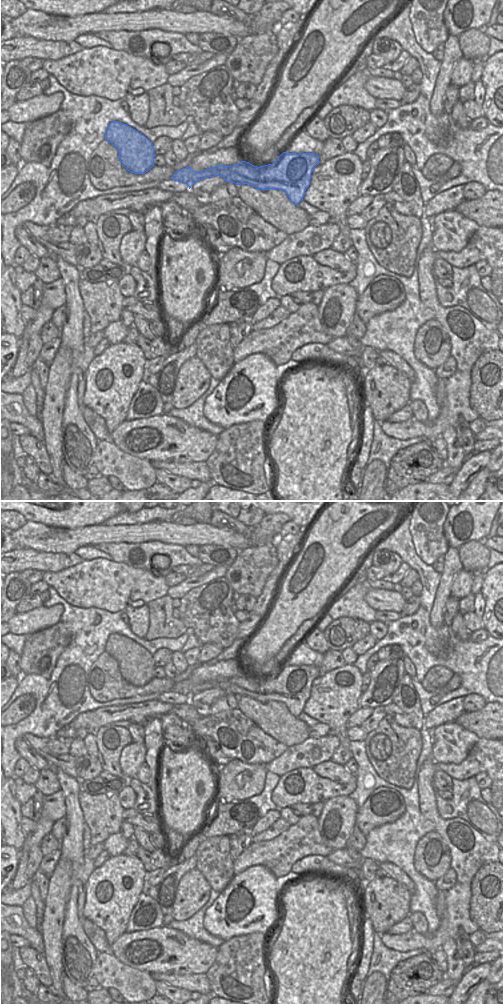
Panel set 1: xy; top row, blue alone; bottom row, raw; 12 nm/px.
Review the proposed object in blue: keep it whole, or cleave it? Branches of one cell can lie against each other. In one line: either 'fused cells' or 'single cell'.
single cell

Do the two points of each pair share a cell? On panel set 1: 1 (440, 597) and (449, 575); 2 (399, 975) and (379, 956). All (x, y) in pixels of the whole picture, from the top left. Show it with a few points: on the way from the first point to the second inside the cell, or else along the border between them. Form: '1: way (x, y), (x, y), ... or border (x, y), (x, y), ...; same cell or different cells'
1: way (443, 592), (446, 580); same cell
2: border (413, 956), (401, 960), (391, 971), (387, 991); different cells

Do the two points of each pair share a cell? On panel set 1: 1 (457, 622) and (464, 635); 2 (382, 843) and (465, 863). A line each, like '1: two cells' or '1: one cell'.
1: one cell
2: two cells

